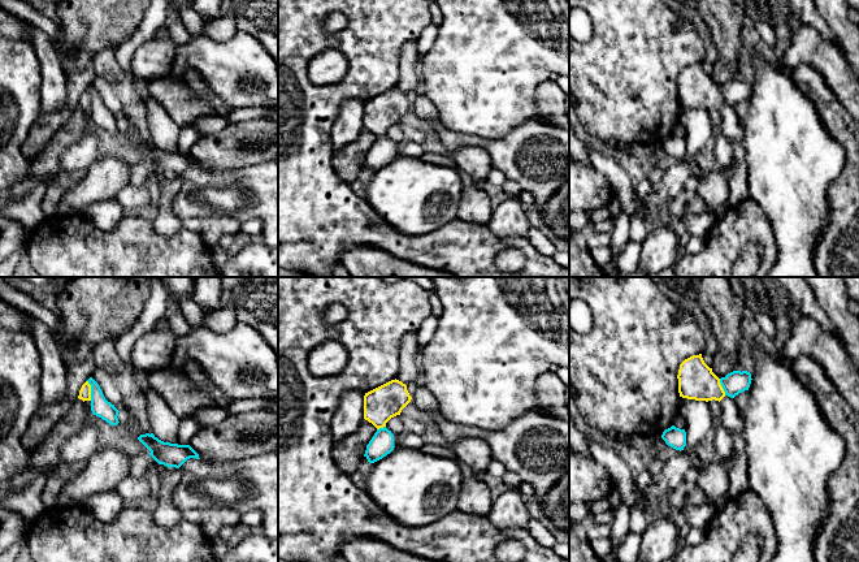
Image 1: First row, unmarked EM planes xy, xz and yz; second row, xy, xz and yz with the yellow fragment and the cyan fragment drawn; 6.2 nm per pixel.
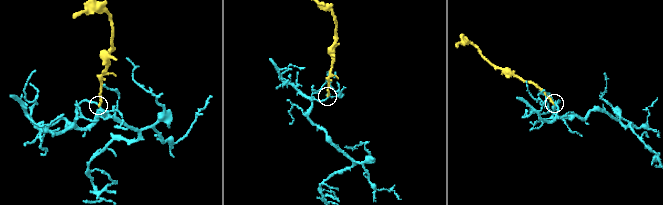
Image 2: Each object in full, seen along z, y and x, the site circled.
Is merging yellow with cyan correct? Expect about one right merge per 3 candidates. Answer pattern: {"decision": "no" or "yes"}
{"decision": "no"}

